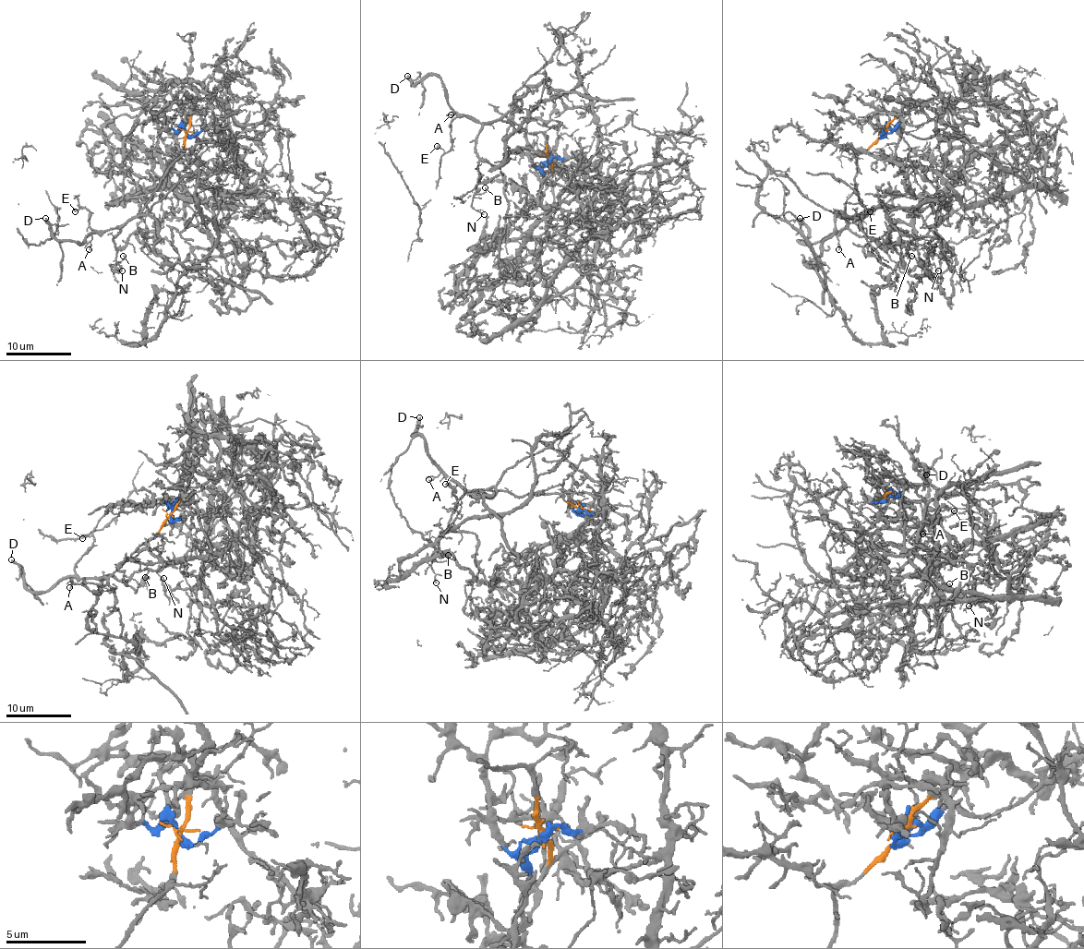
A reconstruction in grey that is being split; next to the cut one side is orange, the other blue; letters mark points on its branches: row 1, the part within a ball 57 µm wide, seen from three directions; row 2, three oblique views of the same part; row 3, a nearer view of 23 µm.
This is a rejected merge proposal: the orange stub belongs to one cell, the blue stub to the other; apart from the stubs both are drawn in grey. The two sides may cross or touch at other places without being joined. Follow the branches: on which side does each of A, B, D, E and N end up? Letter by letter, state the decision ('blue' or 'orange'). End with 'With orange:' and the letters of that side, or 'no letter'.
A: orange
B: orange
D: orange
E: orange
N: orange
With orange: A, B, D, E, N

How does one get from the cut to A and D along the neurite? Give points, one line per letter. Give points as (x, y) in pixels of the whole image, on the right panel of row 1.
A: (884, 134), (856, 158), (854, 191), (847, 202), (847, 225), (837, 234), (838, 249)
D: (884, 134), (856, 158), (847, 225), (828, 238), (804, 243), (799, 241), (807, 236), (807, 226), (799, 219)

